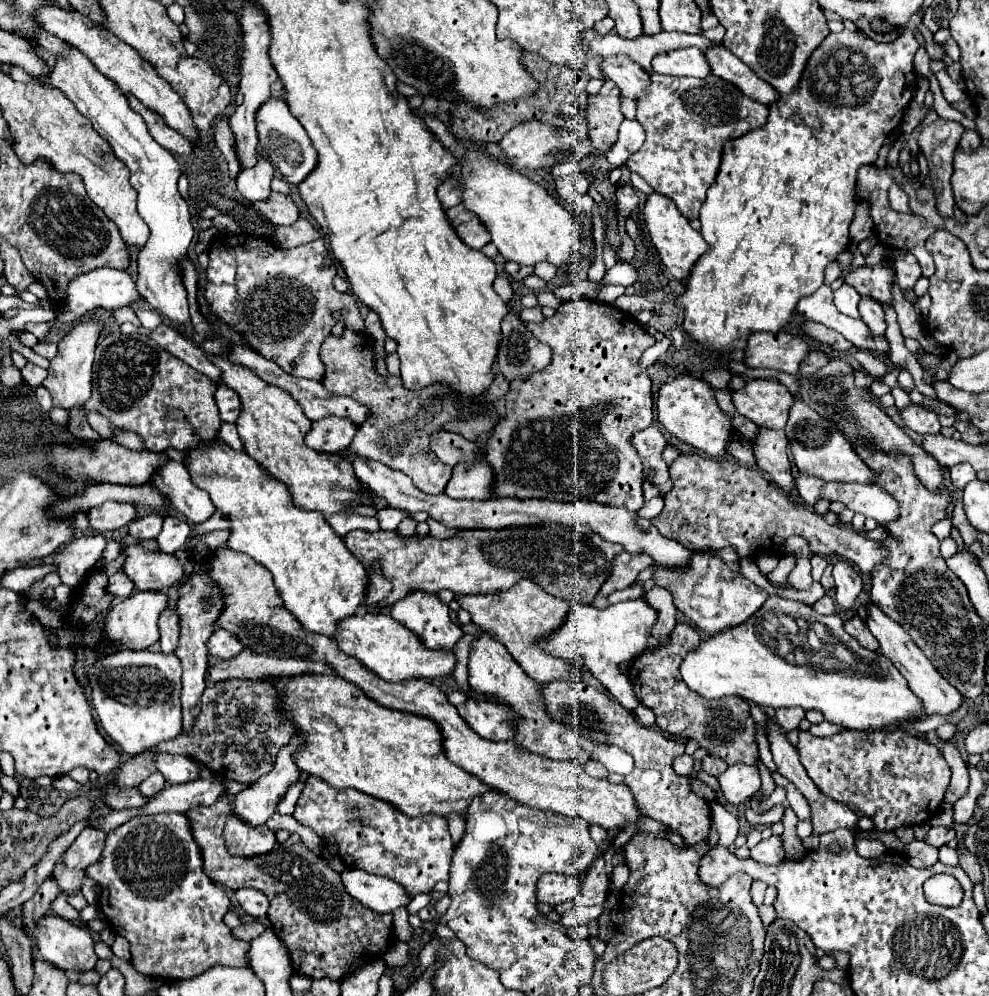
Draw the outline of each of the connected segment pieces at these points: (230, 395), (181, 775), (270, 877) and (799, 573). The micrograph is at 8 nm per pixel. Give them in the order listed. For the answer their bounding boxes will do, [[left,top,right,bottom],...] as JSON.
[[215,386,241,422],[155,754,201,784],[185,796,391,980],[787,558,811,590]]

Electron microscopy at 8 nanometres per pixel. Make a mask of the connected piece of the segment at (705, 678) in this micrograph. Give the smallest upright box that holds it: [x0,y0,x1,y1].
[681,596,923,730]

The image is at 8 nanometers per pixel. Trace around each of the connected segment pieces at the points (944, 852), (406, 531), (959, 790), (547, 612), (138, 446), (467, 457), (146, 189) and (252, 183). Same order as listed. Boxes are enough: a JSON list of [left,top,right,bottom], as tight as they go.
[[939,846,959,866],[397,514,417,538],[941,740,969,804],[457,578,577,684],[109,428,145,450],[429,430,477,466],[51,46,195,322],[237,156,275,202]]

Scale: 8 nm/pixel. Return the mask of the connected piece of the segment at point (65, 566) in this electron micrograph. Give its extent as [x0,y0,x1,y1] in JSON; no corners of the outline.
[35,534,105,588]

